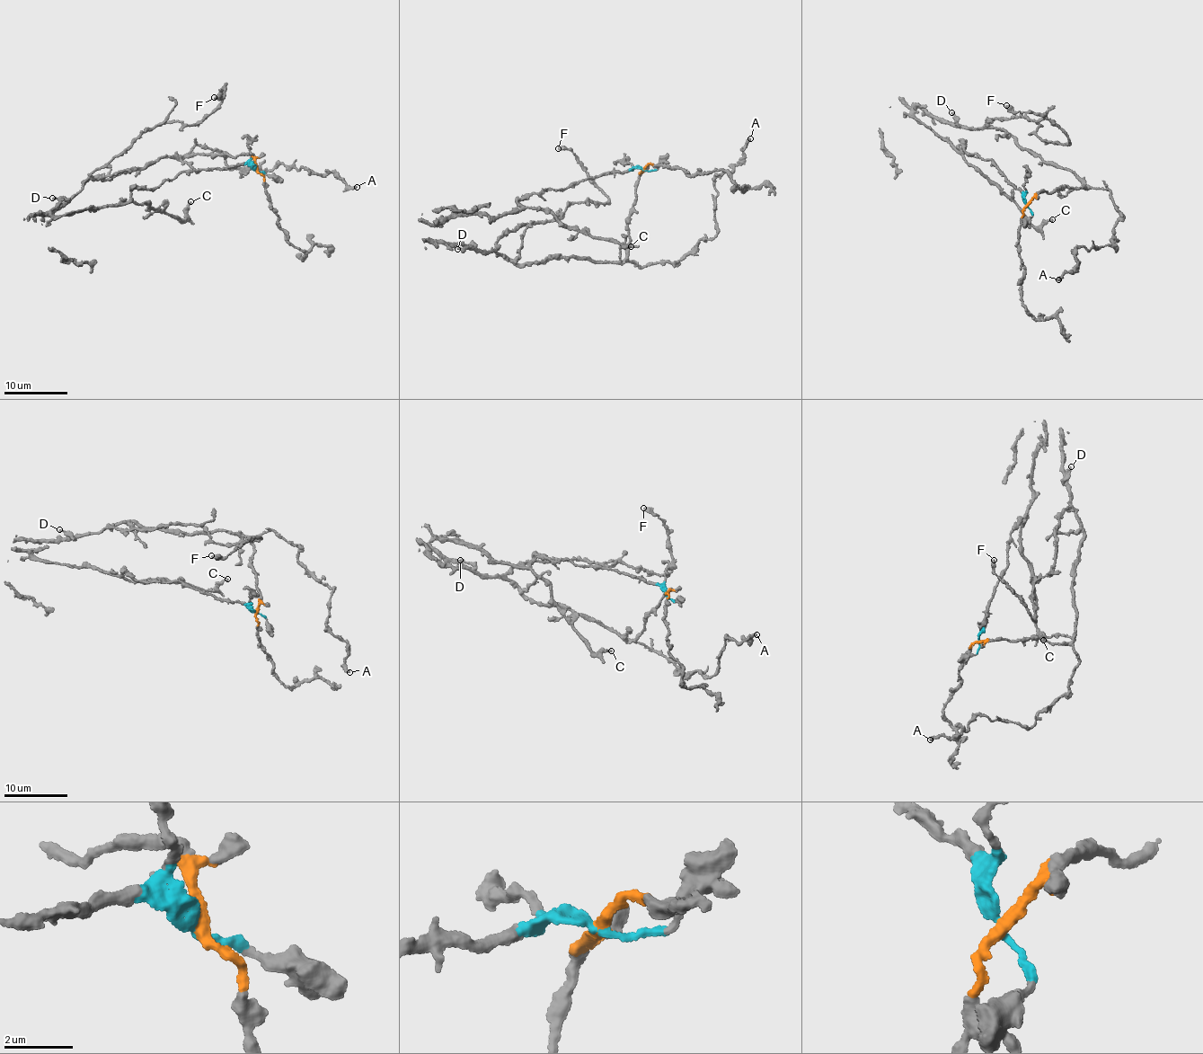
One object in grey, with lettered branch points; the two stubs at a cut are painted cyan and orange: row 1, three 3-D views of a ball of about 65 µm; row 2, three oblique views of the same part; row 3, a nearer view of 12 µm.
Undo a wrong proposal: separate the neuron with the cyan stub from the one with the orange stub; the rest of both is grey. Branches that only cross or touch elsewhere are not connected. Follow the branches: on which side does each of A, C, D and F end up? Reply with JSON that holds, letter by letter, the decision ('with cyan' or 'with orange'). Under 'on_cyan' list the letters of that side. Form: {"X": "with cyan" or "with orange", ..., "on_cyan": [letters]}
{"A": "with orange", "C": "with cyan", "D": "with orange", "F": "with orange", "on_cyan": ["C"]}

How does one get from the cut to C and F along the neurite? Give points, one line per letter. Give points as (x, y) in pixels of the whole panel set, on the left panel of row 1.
C: (255, 170), (244, 164), (183, 172), (145, 190), (136, 189), (130, 198), (163, 208), (182, 220), (190, 201)
F: (256, 169), (248, 153), (198, 152), (85, 180), (142, 133), (216, 110), (225, 90), (214, 97)

